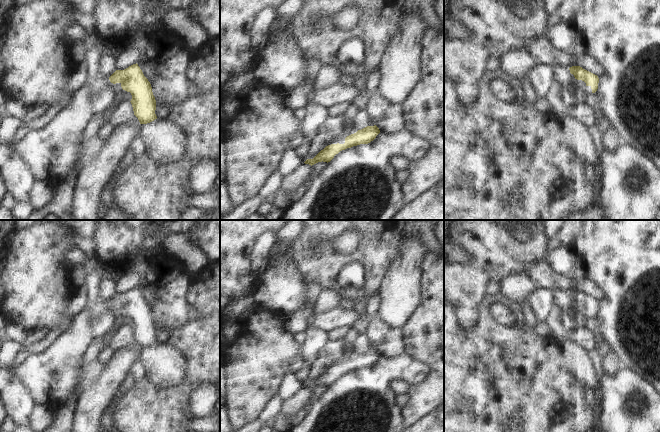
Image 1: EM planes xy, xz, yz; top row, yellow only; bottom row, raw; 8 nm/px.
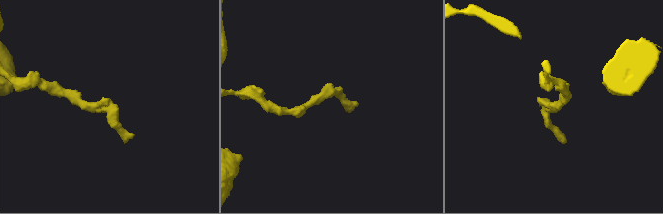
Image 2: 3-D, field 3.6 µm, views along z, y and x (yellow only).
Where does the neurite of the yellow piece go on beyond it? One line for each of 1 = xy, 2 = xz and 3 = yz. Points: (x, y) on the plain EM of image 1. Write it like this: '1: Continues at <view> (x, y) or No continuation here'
1: Continues at xy (119, 315)
2: Continues at xz (349, 353)
3: Continues at yz (578, 310)

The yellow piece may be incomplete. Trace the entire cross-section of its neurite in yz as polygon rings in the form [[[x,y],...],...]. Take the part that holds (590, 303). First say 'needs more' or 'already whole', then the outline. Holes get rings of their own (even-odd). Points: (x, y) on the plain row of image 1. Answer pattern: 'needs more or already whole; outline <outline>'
needs more; outline [[[580,290],[569,292],[574,305],[569,309],[569,313],[580,320],[588,320],[598,313],[599,302],[597,299],[583,293]]]

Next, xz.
needs more; outline [[[344,344],[344,353],[340,356],[338,367],[326,370],[313,383],[307,383],[304,387],[311,390],[322,385],[328,387],[340,375],[360,368],[368,368],[379,357],[380,354],[376,349],[358,354],[353,350],[352,344]]]

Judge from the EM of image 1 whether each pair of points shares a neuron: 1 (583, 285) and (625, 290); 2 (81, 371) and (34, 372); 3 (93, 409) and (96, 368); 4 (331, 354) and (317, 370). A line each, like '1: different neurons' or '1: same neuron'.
1: different neurons
2: same neuron
3: different neurons
4: same neuron

